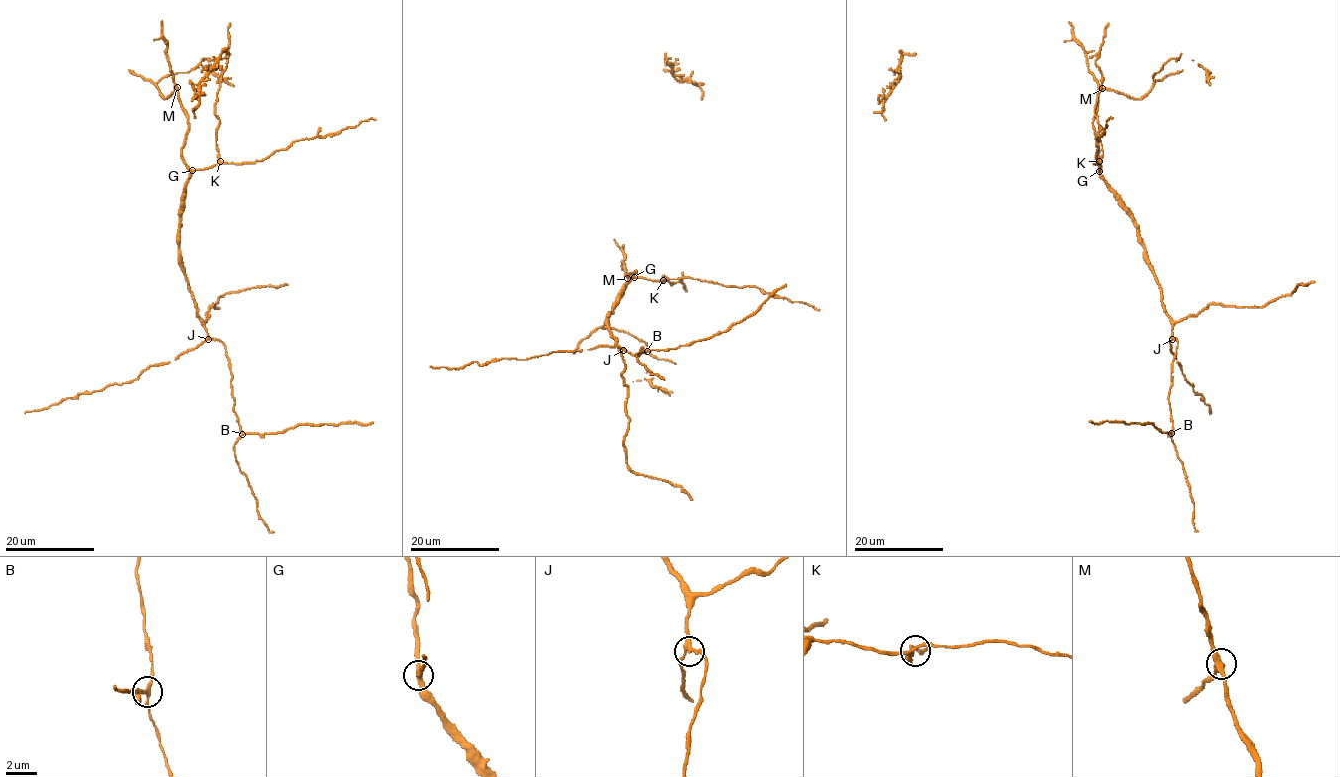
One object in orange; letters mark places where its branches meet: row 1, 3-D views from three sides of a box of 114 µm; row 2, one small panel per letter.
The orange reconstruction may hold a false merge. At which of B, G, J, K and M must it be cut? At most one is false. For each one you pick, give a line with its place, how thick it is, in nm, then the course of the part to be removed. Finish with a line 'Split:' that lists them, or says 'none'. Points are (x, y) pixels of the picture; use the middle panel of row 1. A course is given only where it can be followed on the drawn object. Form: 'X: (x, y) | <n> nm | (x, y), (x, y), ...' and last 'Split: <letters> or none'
B: (647, 351) | 240 nm | (647, 351), (676, 349), (726, 332), (750, 316), (786, 284)
Split: B

